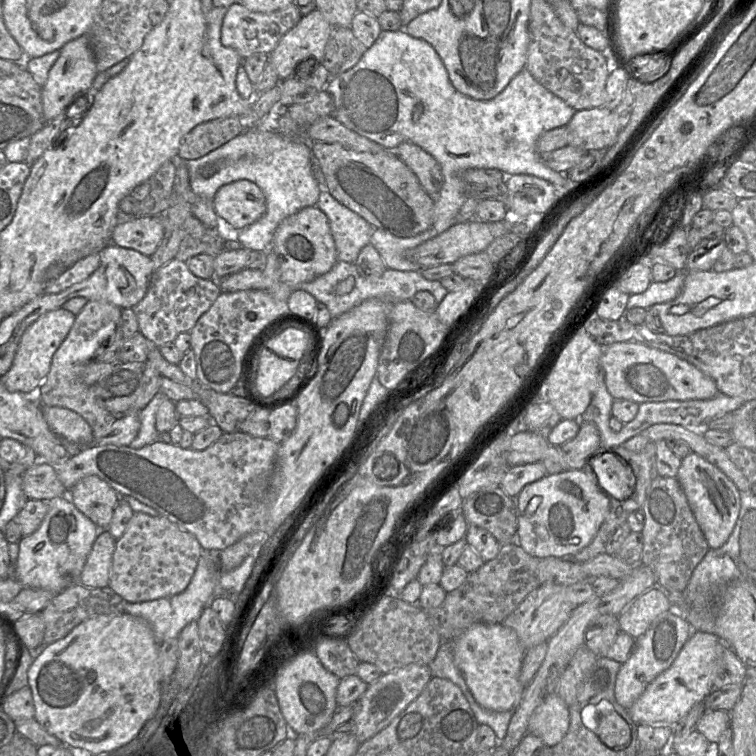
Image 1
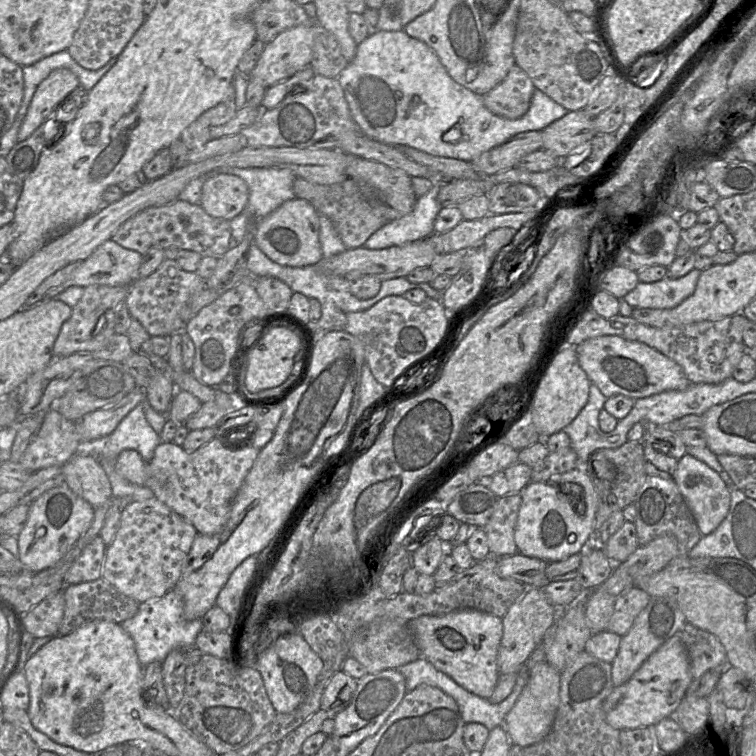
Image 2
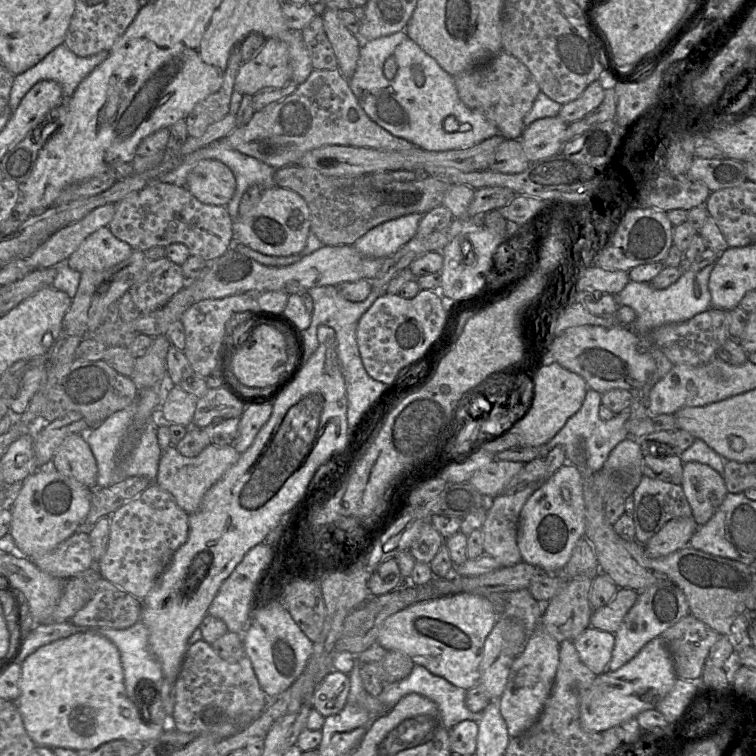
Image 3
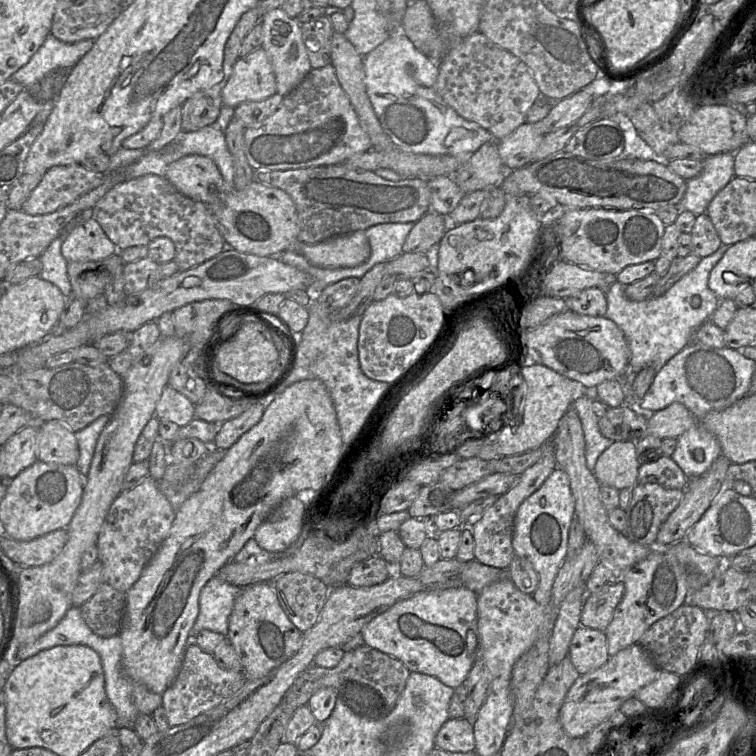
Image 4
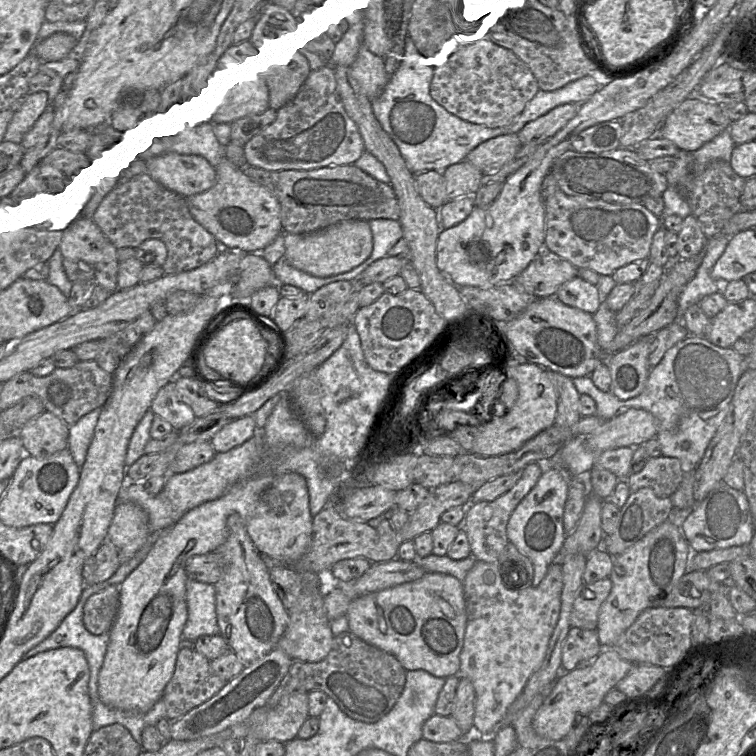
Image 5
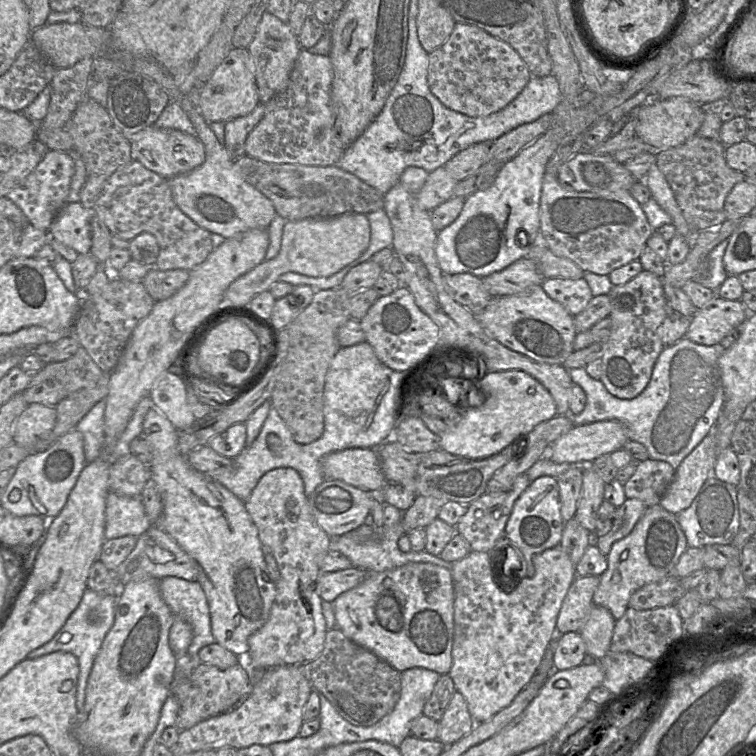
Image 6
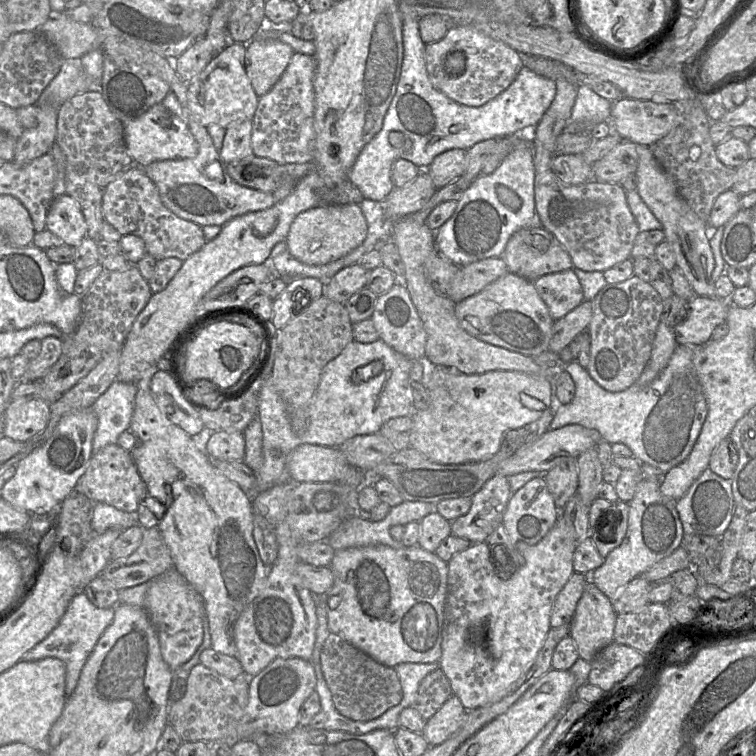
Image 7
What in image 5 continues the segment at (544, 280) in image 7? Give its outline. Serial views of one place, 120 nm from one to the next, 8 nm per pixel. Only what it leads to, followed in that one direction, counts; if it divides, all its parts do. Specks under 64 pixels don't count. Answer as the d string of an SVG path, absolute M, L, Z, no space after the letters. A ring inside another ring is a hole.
M578 276L563 283L556 291L555 298L569 307L578 308L591 315L600 306L596 286Z

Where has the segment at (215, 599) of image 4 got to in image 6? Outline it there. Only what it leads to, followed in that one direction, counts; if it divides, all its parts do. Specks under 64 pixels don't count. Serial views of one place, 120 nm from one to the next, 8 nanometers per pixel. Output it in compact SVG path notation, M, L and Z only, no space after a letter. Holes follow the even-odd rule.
M166 576L159 580L159 591L173 615L191 626L193 638L187 653L190 659L196 659L202 647L216 642L211 631L209 605L201 585Z

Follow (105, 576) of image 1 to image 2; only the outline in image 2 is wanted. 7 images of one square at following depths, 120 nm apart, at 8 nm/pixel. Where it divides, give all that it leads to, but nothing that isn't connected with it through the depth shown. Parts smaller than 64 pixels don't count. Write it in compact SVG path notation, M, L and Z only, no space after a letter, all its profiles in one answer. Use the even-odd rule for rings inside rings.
M98 535L81 552L64 577L65 585L90 582L102 577L107 546Z

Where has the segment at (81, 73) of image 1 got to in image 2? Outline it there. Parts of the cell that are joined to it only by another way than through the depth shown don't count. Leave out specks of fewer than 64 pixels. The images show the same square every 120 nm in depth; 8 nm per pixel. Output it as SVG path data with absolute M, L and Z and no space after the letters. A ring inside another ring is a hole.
M69 69L52 71L37 87L27 114L18 131L18 142L24 141L80 86L78 77Z

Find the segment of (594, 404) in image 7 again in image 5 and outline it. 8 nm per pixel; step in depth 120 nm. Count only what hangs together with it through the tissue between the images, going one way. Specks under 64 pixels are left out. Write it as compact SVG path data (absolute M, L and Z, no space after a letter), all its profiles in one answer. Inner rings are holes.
M689 335L676 343L663 356L658 365L651 368L643 391L634 398L620 400L611 392L599 390L590 376L573 378L572 382L581 394L589 395L596 403L596 416L609 420L629 408L643 409L650 412L657 420L656 440L661 447L662 456L676 458L680 461L684 473L696 470L711 439L723 422L734 395L738 380L747 369L747 358L731 348L721 348L705 338ZM684 443L691 446L683 449Z

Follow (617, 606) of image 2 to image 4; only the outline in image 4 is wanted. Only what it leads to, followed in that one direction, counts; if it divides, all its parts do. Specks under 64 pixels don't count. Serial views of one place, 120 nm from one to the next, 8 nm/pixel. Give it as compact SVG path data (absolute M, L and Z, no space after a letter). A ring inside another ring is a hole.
M623 582L603 586L594 593L587 592L581 610L580 625L604 632L612 621L614 610L625 593Z

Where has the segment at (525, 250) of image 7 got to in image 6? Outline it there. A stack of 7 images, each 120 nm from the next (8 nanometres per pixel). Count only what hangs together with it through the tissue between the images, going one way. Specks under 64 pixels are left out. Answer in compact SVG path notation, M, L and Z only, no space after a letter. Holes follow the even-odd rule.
M541 232L532 243L526 258L535 261L544 278L583 278L584 271L573 261L552 253Z

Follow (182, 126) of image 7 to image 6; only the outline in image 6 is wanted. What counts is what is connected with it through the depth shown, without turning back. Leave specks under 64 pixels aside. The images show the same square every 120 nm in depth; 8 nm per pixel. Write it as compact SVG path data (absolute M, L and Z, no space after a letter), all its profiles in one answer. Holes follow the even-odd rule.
M149 126L131 137L132 159L166 180L192 171L202 165L206 158L205 147L197 137L175 129Z

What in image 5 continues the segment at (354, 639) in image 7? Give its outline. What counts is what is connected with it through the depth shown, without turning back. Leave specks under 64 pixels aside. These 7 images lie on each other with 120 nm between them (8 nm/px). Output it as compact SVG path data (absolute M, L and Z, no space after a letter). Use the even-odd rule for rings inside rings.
M426 572L419 580L356 597L349 605L346 619L350 632L395 656L406 671L425 670L444 679L459 674L467 611L462 582L451 575Z

